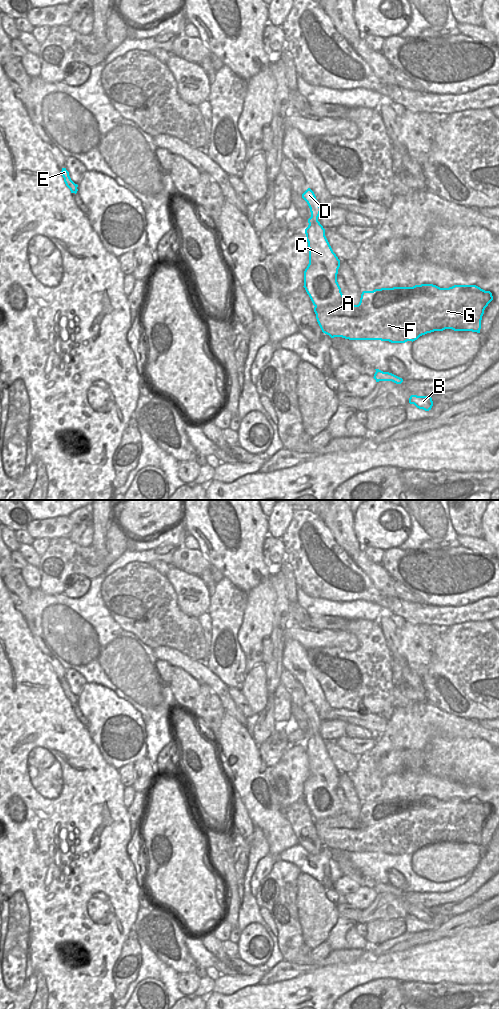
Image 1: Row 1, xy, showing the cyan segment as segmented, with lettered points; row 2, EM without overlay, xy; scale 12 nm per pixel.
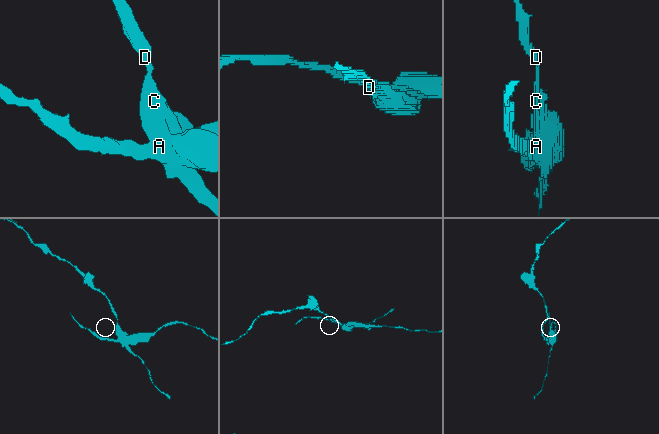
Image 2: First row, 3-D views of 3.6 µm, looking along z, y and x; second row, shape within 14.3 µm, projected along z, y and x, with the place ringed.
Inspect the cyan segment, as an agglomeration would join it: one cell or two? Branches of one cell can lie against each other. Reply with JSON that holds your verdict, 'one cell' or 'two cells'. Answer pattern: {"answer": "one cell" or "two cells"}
{"answer": "two cells"}

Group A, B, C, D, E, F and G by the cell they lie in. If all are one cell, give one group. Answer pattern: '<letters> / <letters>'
A E F G / B C D

